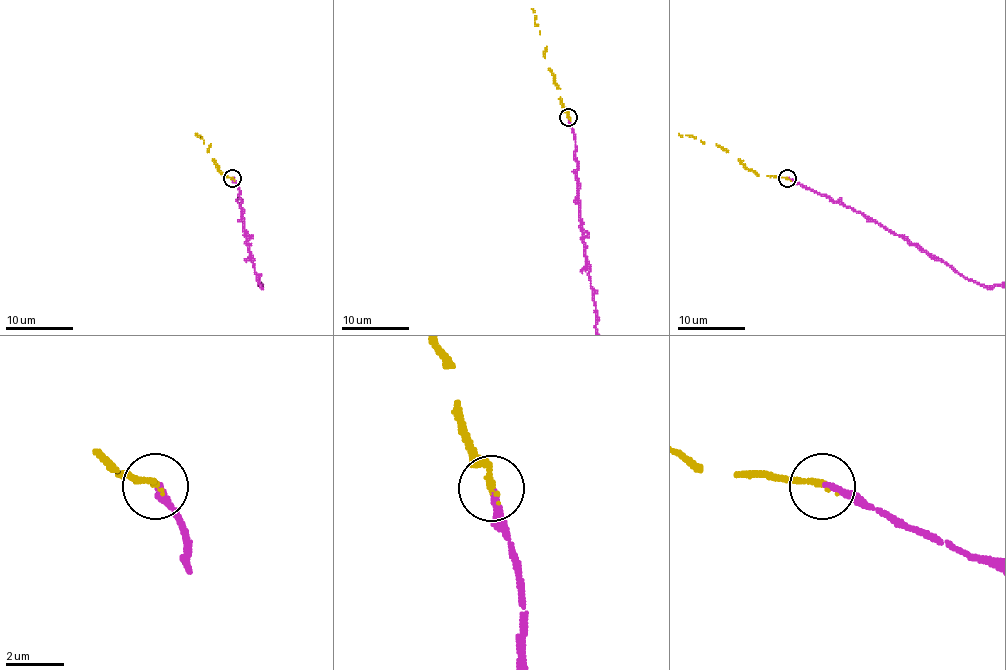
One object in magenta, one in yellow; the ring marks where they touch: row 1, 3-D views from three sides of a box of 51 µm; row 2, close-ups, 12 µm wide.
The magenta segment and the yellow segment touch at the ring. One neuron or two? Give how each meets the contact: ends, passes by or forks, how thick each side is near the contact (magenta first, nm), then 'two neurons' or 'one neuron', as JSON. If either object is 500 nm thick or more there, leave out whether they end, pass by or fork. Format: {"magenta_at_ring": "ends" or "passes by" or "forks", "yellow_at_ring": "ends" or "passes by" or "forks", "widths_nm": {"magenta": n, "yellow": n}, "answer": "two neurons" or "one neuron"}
{"magenta_at_ring": "ends", "yellow_at_ring": "ends", "widths_nm": {"magenta": 240, "yellow": 240}, "answer": "one neuron"}

